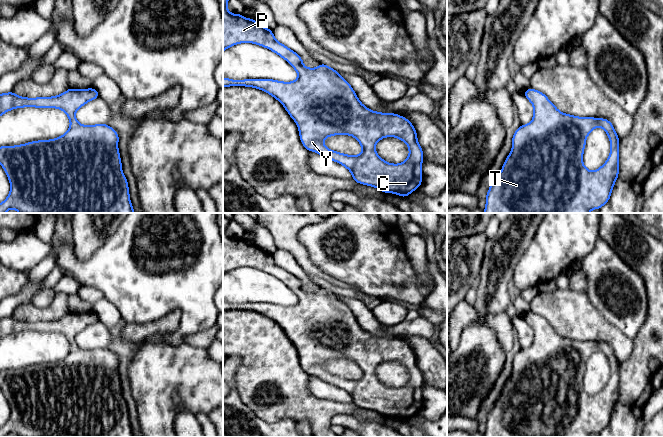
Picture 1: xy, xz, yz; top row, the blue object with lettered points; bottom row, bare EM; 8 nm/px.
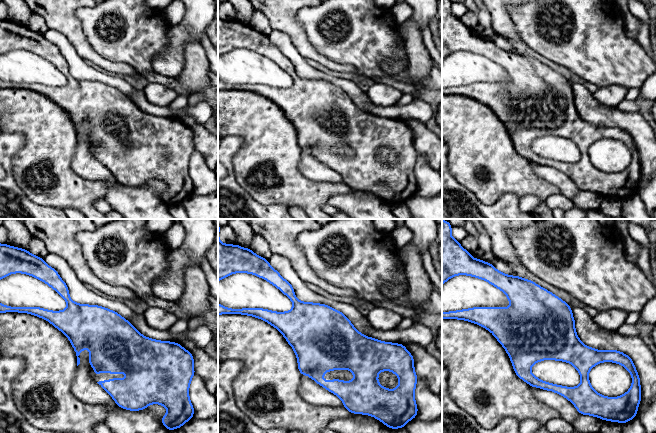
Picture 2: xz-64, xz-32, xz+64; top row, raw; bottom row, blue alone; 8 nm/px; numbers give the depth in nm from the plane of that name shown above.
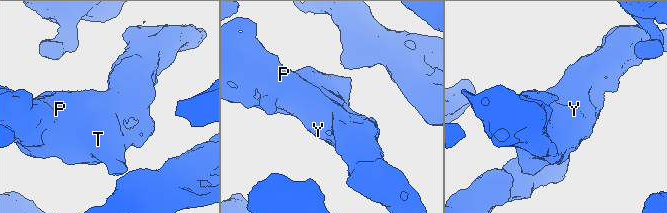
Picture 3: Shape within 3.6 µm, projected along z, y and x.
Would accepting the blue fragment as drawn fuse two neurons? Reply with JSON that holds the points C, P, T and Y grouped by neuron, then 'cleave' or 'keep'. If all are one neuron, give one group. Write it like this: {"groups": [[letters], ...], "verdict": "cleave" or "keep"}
{"groups": [["C", "P", "T", "Y"]], "verdict": "keep"}

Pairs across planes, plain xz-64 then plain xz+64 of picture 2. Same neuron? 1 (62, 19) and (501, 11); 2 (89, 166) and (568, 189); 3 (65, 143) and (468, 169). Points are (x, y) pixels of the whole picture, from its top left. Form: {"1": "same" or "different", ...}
{"1": "same", "2": "same", "3": "same"}

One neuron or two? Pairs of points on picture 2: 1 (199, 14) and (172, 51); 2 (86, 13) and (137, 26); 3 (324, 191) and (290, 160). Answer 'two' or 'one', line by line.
1: one
2: one
3: one

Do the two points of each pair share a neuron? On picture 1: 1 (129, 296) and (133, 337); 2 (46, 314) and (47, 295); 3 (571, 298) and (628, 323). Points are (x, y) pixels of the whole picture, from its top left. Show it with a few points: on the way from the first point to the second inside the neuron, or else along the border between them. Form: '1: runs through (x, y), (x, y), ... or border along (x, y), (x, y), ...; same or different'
1: border along (155, 319), (145, 323), (123, 322); different
2: border along (56, 294), (44, 307), (32, 304); different
3: border along (585, 290), (592, 305), (613, 325); different

